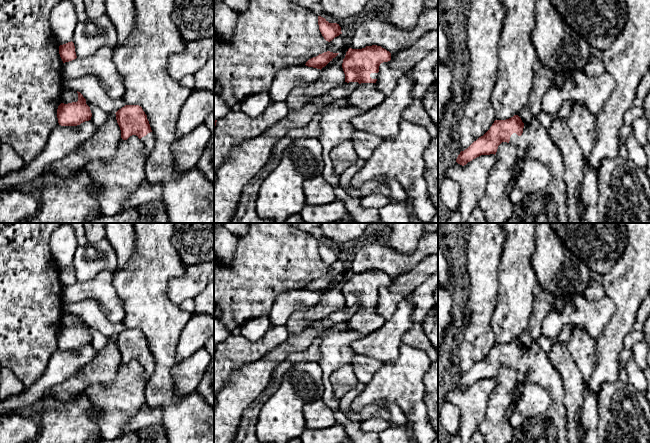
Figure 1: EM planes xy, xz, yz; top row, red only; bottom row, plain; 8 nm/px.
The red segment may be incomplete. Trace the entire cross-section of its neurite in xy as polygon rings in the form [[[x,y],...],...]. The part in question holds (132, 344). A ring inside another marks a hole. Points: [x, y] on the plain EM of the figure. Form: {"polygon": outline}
{"polygon": [[[125,329],[115,338],[121,354],[121,362],[127,364],[130,360],[136,359],[144,369],[142,378],[148,381],[154,371],[155,361],[142,331],[139,329]]]}

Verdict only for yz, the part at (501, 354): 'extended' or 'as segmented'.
extended

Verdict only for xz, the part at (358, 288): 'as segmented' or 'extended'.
extended

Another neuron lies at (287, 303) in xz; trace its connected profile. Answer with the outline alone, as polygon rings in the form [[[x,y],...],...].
[[[291,290],[280,294],[269,315],[272,326],[286,325],[290,315],[297,310],[310,309],[318,304],[320,293],[302,290]]]

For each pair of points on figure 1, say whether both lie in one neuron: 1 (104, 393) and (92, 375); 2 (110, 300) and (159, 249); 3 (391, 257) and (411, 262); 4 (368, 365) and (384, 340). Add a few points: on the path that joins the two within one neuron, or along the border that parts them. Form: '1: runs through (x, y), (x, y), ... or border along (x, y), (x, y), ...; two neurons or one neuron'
1: border along (118, 371), (112, 381), (90, 384), (82, 394); two neurons
2: border along (111, 273), (111, 283), (121, 301), (125, 315); two neurons
3: runs through (396, 262), (406, 262); one neuron
4: border along (356, 354), (373, 357), (383, 362); two neurons

